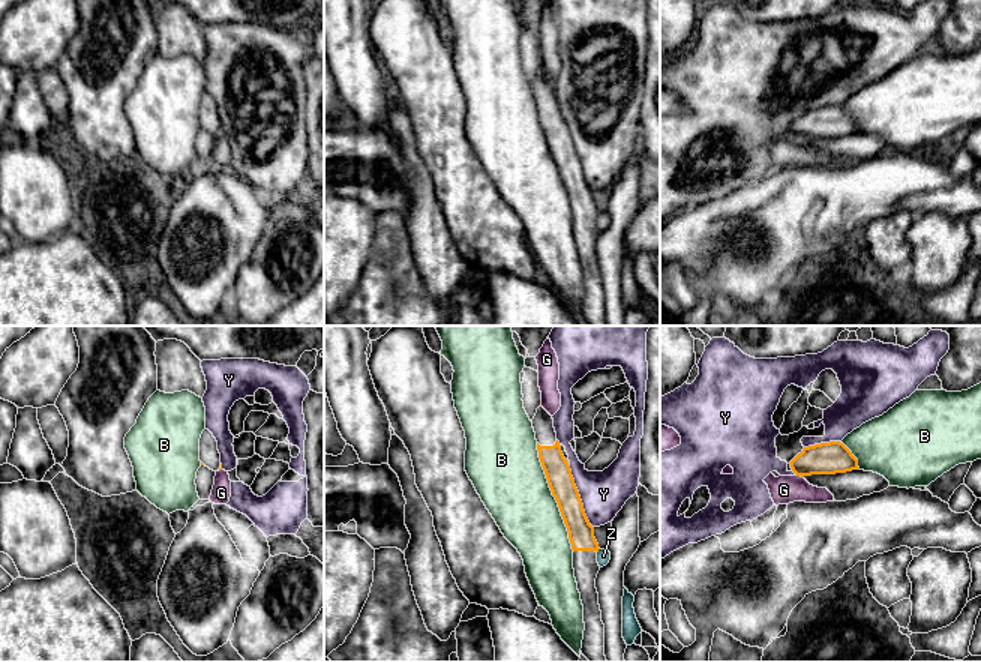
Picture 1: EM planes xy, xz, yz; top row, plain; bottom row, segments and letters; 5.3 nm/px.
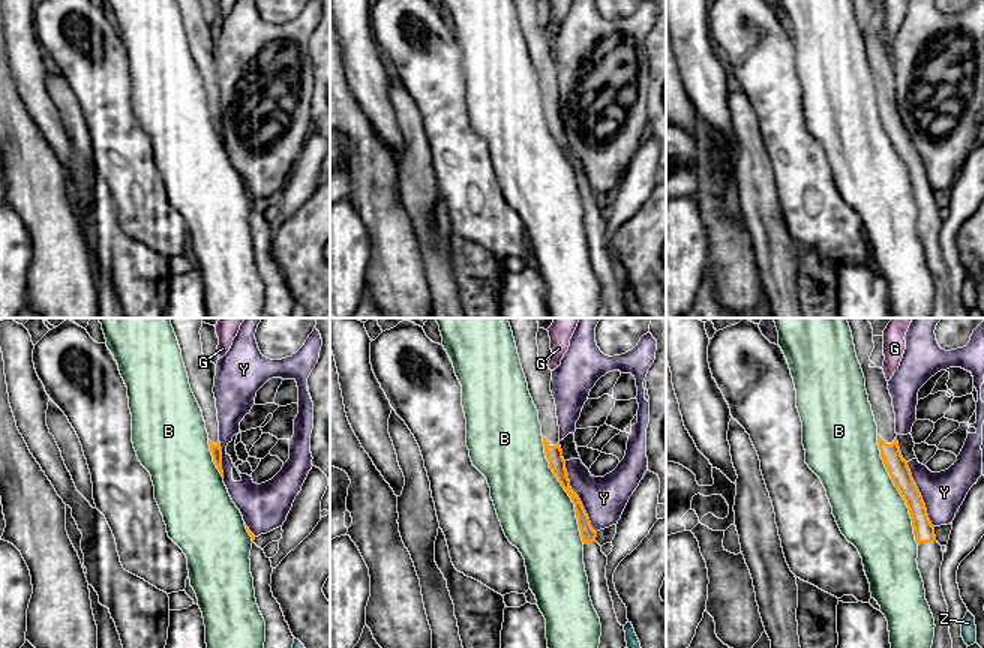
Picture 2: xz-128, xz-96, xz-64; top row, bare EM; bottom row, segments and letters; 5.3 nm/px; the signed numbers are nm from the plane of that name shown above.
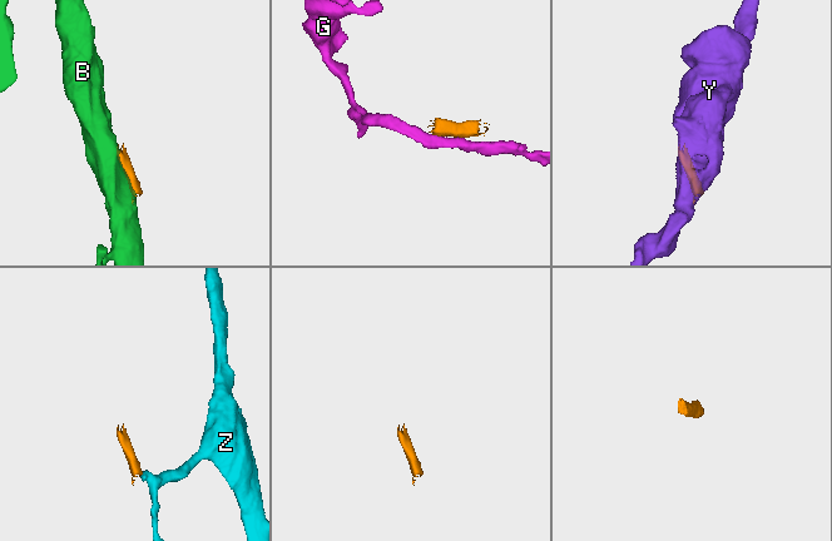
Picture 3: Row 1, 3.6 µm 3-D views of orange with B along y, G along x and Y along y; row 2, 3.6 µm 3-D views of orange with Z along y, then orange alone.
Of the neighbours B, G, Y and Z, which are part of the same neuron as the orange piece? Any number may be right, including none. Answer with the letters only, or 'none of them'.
none of them

